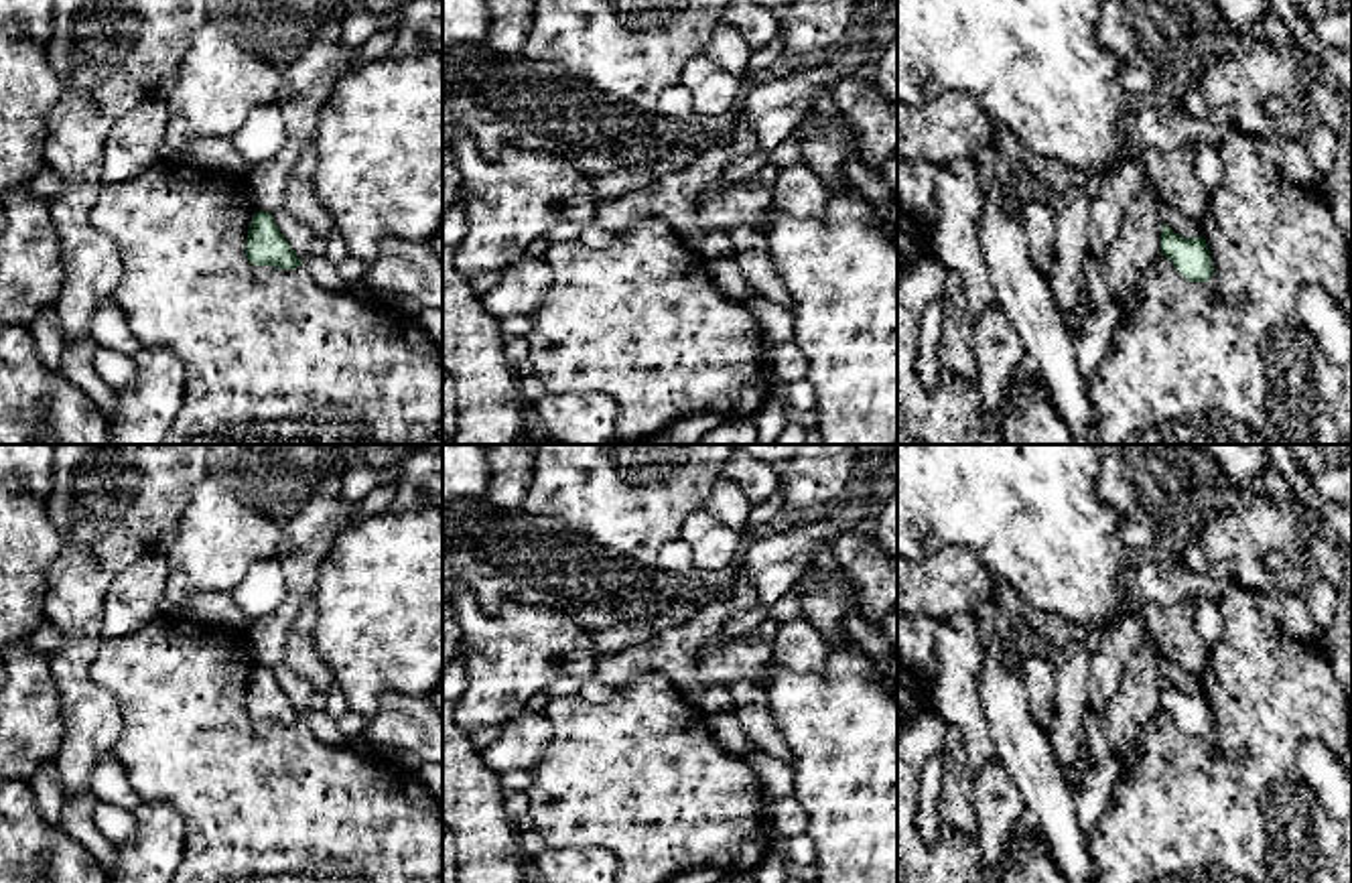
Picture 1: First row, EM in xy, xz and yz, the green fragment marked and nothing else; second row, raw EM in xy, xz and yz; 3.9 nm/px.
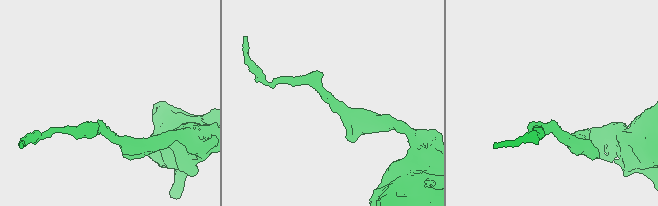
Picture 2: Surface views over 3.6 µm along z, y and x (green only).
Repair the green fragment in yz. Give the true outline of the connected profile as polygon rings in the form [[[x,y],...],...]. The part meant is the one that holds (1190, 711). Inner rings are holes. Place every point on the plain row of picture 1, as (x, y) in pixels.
[[[1161,680],[1161,710],[1173,717],[1175,725],[1190,737],[1208,737],[1214,731],[1214,719],[1208,698],[1202,690],[1184,692],[1169,680]]]

